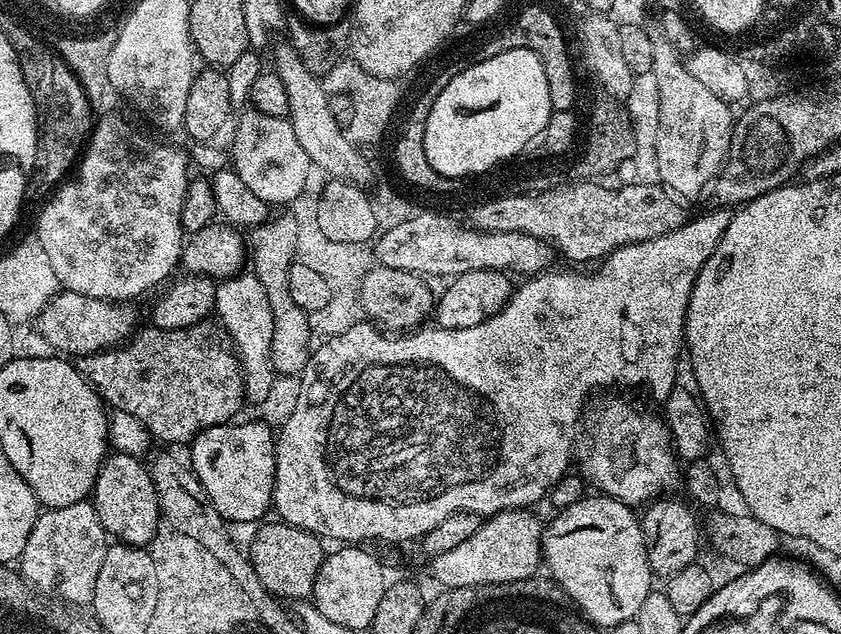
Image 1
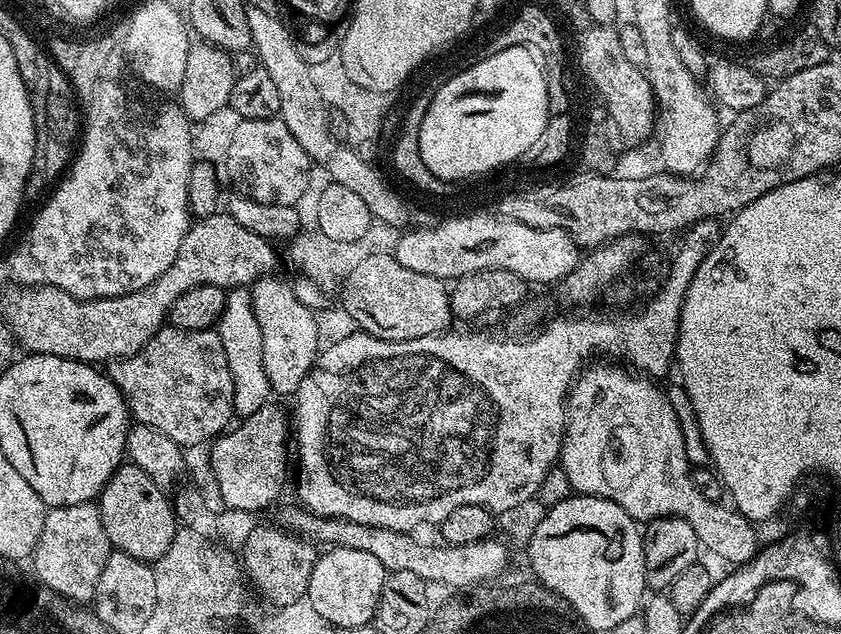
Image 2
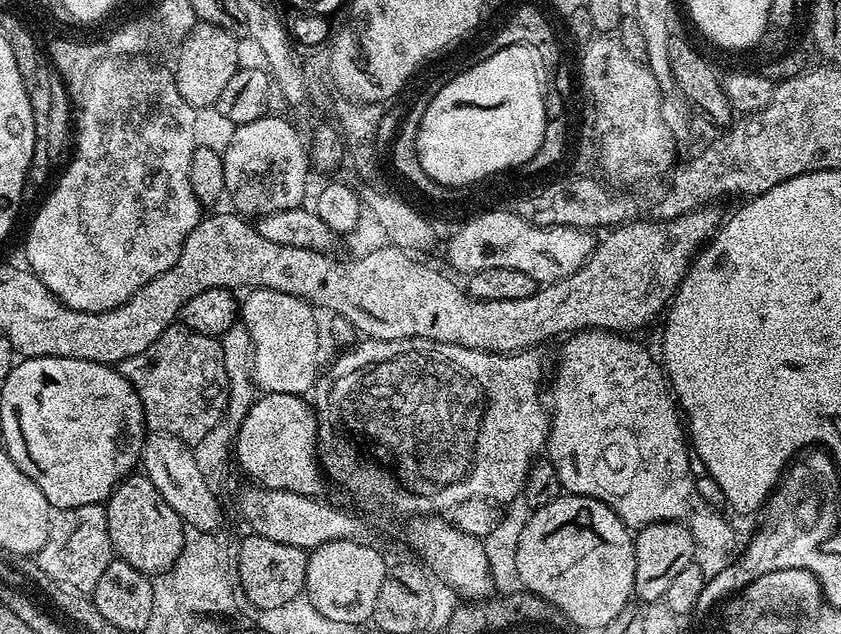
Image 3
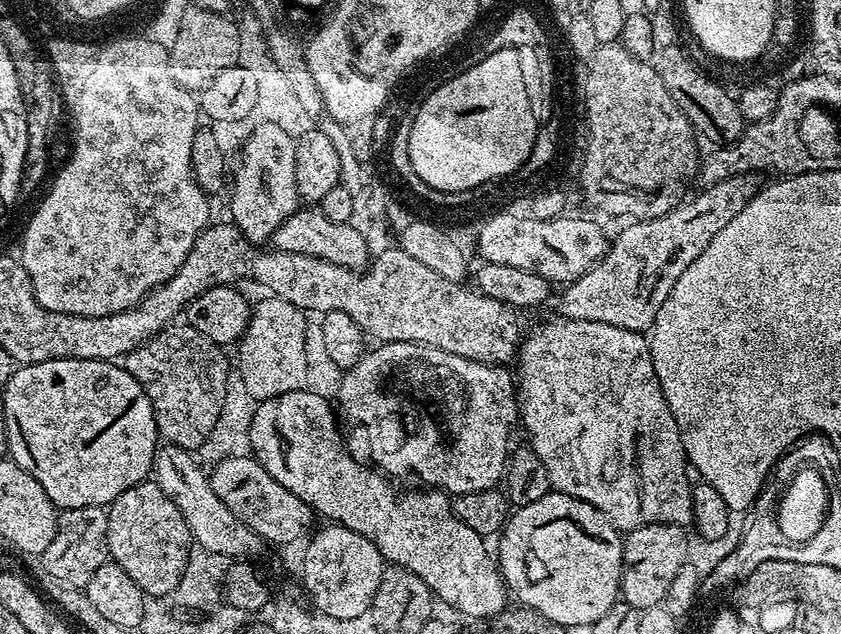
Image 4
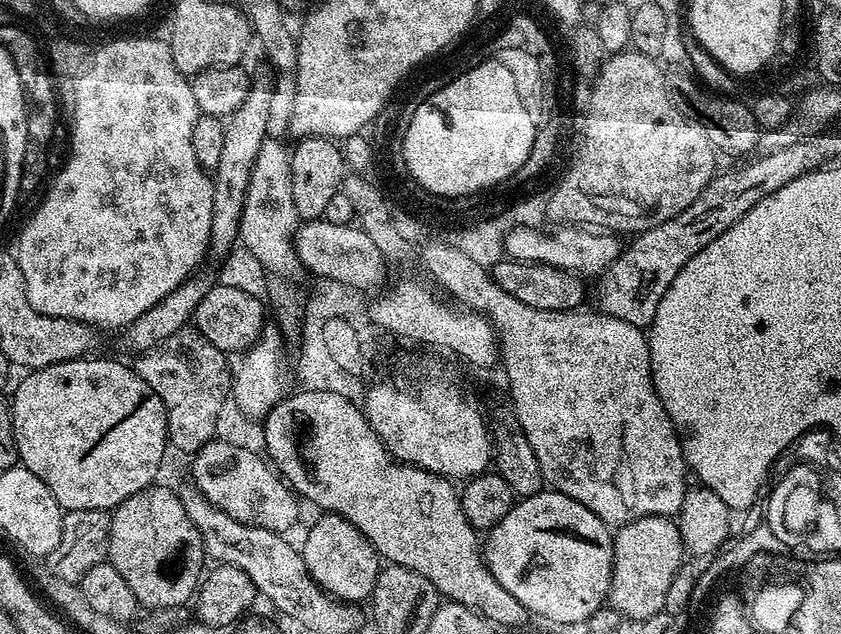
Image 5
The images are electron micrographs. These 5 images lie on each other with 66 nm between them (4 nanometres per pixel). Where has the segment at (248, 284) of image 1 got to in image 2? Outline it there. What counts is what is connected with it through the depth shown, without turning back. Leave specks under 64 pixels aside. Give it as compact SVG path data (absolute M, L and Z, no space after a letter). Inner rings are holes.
M247 287L231 289L224 299L223 312L216 323L216 331L219 338L222 340L222 348L226 353L226 362L230 368L231 377L234 380L234 414L239 419L249 417L254 414L258 409L267 405L268 396L272 394L269 379L265 370L263 370L262 362L262 330L258 325L258 320L255 318L253 310L253 302L251 300L251 291Z

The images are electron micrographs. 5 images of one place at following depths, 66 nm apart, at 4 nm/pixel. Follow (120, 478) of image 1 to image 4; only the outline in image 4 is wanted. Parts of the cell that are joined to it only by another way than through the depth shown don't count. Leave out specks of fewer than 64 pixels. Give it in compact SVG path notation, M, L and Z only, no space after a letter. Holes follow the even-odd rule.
M149 478L118 494L116 501L107 505L106 511L106 538L111 563L122 566L122 570L138 582L145 597L171 597L187 572L188 557L194 551L194 541L186 526L186 518L182 518L182 510L162 494L155 479Z

